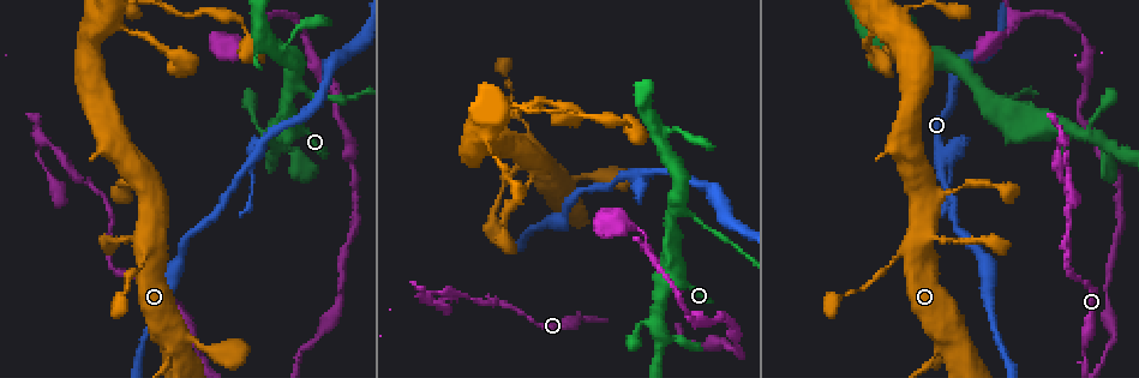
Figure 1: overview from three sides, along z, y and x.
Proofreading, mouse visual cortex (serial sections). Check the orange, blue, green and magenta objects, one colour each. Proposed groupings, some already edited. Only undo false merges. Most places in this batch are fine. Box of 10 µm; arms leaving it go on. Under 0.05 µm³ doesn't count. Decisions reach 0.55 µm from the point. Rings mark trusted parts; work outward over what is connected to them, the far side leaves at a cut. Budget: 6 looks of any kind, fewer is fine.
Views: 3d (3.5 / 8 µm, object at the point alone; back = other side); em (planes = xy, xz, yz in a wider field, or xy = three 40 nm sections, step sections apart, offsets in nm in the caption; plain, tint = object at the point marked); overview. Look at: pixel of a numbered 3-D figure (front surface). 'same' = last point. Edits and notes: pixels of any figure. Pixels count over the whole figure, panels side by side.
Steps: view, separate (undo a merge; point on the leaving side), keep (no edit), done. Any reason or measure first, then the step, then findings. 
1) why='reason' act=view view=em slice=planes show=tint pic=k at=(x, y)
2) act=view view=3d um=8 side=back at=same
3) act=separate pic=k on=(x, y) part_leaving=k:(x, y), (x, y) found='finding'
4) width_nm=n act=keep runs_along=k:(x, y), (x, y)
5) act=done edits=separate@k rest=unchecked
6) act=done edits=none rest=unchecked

why='abrupt turn' act=view view=3d um=3.5 pic=1 at=(255, 154)

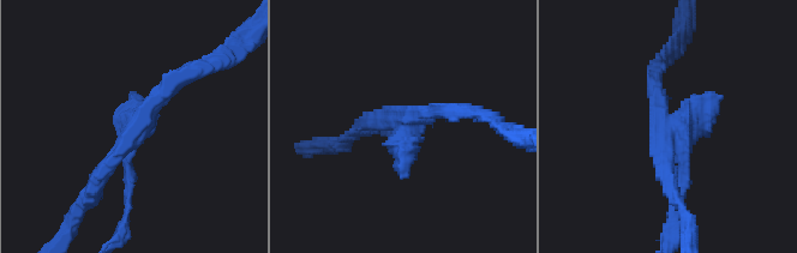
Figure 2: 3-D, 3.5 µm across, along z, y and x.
act=view view=em slice=xy step=1 show=tint pic=2 at=(137, 125)

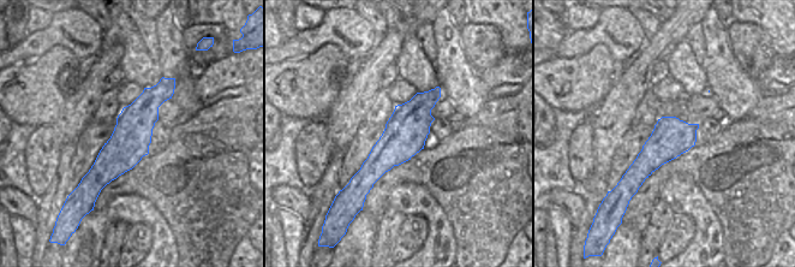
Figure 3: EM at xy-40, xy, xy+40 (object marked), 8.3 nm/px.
why='another direction' act=view view=em slice=xy step=2 show=tint at=same

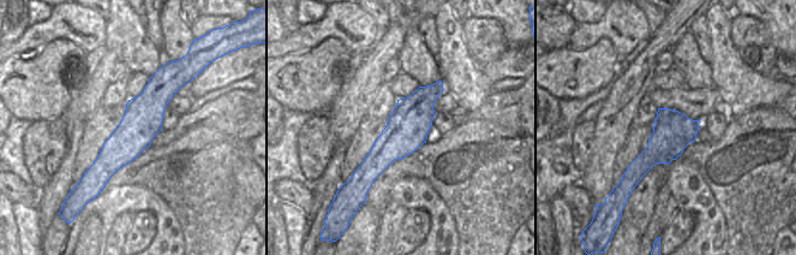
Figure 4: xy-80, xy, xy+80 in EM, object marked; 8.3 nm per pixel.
act=separate pic=2 on=(711, 107) part_leaving=2:(676, 121), (697, 103), (719, 96) found='a second cell is stuck on'

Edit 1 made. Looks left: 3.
why='redraw' act=view view=overview

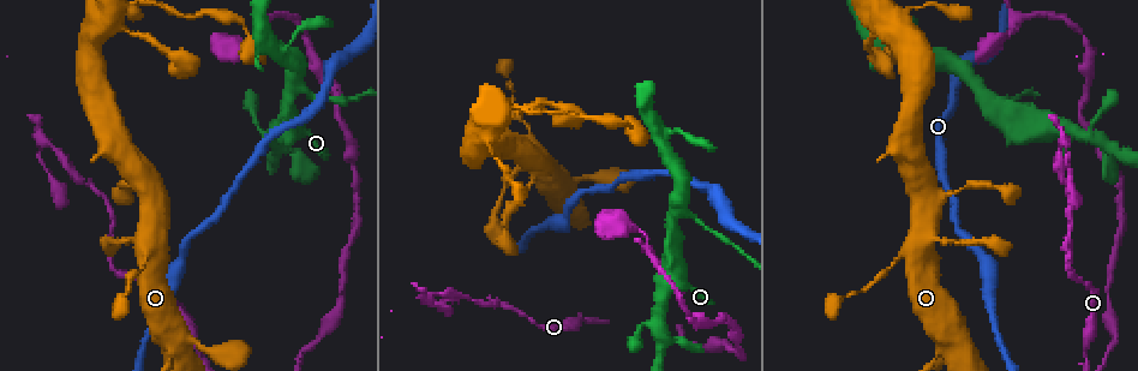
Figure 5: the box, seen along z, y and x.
why='narrows sharply' act=view view=3d um=3.5 pic=5 at=(1058, 147)

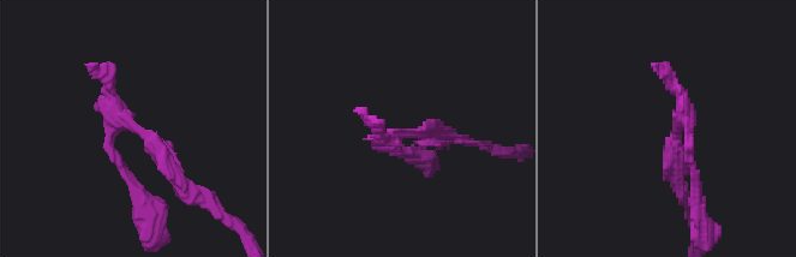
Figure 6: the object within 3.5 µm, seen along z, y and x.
why='now the EM' act=view view=em slice=xy step=2 show=tint pic=6 at=(133, 132)

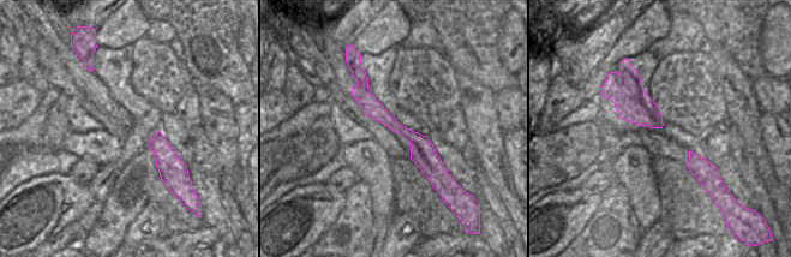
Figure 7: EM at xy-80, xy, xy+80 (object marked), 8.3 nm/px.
act=keep runs_along=6:(455, 139), (393, 151) found='all the same cell'

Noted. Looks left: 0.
act=done edits=separate@2 rest=unchecked

